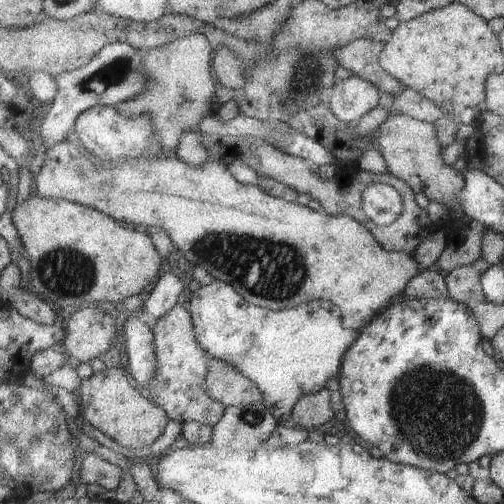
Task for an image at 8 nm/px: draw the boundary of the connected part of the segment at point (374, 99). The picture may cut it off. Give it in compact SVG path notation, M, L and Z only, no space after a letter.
M355 74L332 88L329 106L347 124L356 124L371 110L380 106L382 93L368 80Z

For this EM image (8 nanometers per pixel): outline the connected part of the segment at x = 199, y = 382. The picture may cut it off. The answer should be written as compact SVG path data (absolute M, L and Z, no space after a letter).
M176 304L157 320L154 326L155 352L158 357L159 372L155 374L155 382L149 384L148 391L153 400L163 408L171 420L177 420L181 425L199 422L214 427L221 422L226 411L226 405L207 392L206 382L211 356L203 350L195 336L194 320L190 309Z

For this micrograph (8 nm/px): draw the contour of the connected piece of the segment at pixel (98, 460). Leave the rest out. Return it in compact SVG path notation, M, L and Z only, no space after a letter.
M86 453L80 467L81 485L99 484L106 490L117 490L123 480L121 468L96 453Z

